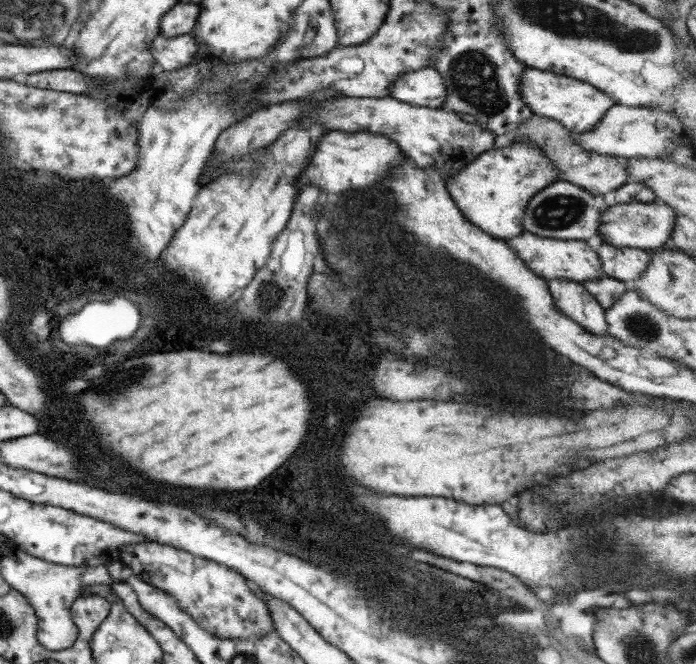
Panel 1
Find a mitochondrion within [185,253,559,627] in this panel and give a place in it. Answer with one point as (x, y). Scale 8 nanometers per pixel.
(269, 294)

